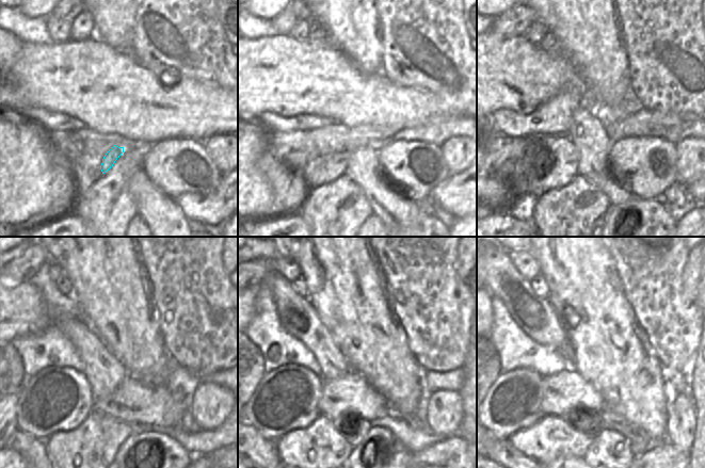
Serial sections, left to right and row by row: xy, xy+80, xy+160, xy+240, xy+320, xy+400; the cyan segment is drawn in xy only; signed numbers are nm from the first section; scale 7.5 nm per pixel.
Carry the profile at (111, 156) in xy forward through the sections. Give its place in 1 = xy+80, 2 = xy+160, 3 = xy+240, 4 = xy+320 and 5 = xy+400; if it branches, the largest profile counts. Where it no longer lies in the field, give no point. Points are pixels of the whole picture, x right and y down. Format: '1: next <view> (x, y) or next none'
1: next xy+80 (325, 168)
2: next xy+160 (547, 161)
3: next xy+240 (55, 399)
4: next xy+320 (286, 399)
5: next xy+400 (512, 403)

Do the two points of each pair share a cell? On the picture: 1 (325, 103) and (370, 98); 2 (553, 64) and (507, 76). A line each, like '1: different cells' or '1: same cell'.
1: same cell
2: same cell

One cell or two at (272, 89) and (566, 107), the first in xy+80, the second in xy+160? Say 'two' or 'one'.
two

